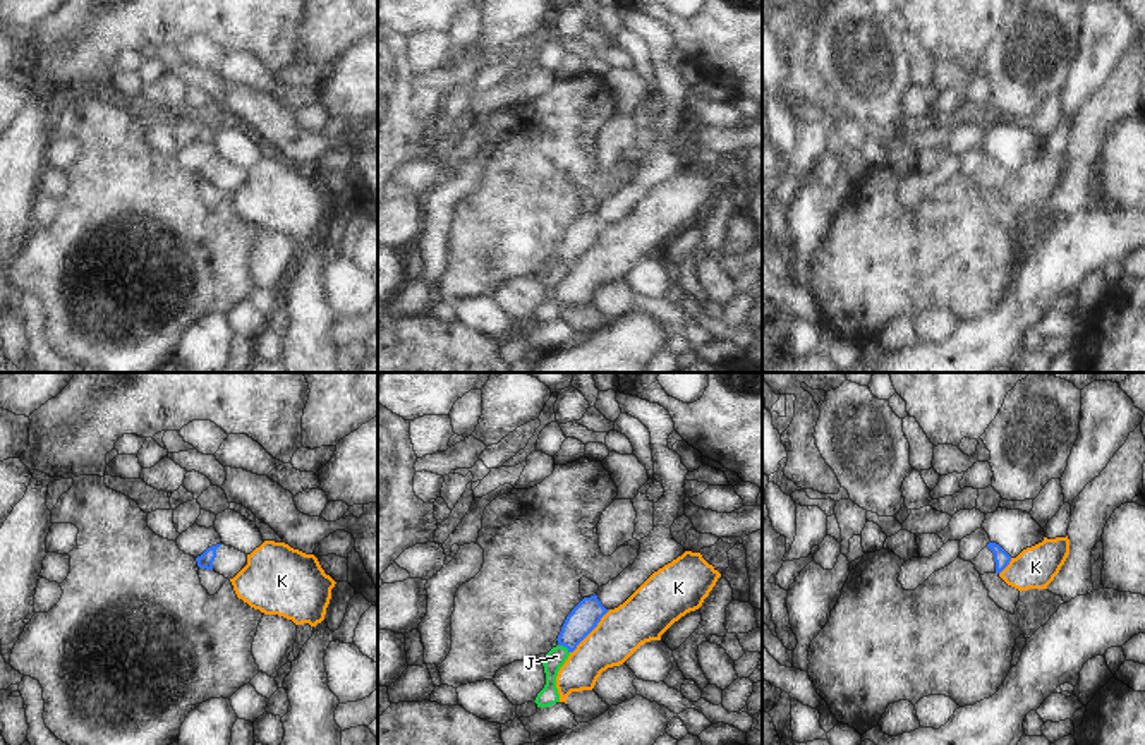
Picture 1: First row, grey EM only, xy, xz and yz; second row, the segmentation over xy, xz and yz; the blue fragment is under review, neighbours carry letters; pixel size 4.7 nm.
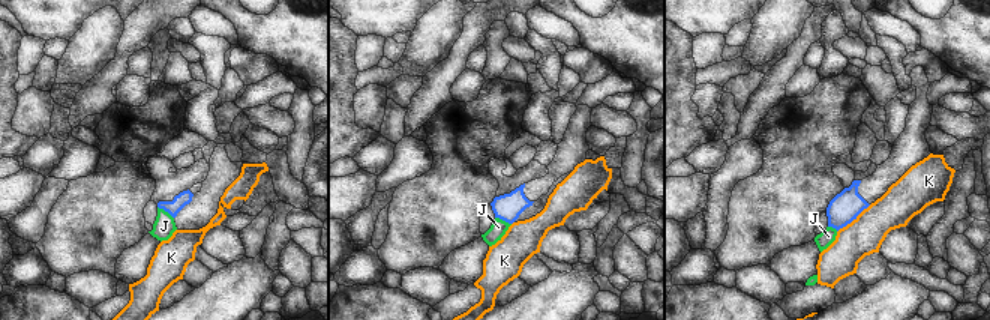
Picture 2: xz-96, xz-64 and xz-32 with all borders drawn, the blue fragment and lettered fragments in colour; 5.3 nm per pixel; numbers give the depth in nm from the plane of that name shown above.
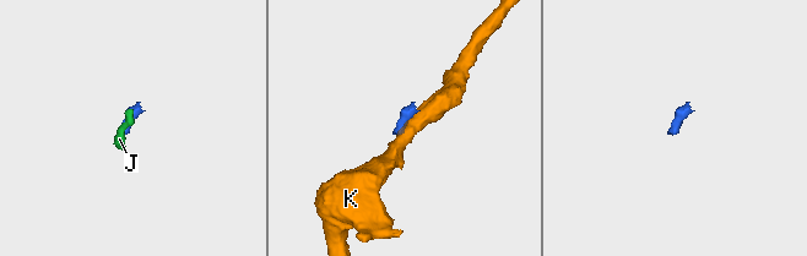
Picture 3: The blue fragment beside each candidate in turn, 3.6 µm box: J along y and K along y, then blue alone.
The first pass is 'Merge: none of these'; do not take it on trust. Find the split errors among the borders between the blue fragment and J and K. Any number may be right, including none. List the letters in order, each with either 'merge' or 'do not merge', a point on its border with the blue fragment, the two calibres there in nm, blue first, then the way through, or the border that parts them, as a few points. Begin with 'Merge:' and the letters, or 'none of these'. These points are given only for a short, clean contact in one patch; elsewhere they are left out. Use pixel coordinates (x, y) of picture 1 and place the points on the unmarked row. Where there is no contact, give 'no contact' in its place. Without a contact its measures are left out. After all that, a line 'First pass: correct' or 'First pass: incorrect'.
Merge: none of these
J: do not merge; meets blue in xz at (565, 261); 140 nm thick on the blue side, 90 nm on the other; border along xz (558, 260), (569, 268)
K: do not merge; meets blue in xz at (591, 246); 140 nm thick on the blue side, 220 nm on the other; border along xz (610, 225), (570, 268)
First pass: correct

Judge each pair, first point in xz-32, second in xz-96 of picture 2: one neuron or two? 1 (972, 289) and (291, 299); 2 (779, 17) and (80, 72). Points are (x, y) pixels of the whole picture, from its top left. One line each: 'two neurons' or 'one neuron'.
1: one neuron
2: one neuron

